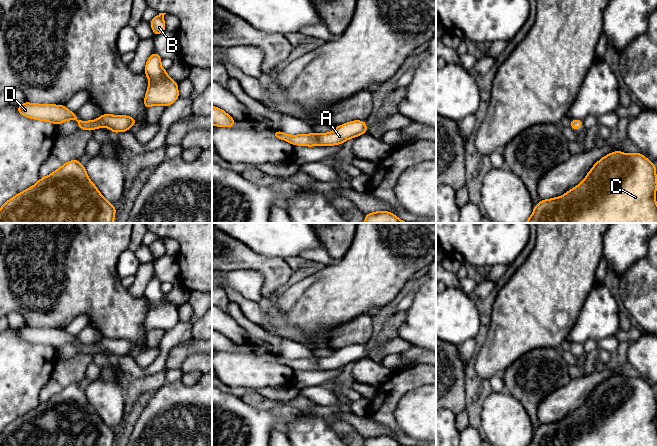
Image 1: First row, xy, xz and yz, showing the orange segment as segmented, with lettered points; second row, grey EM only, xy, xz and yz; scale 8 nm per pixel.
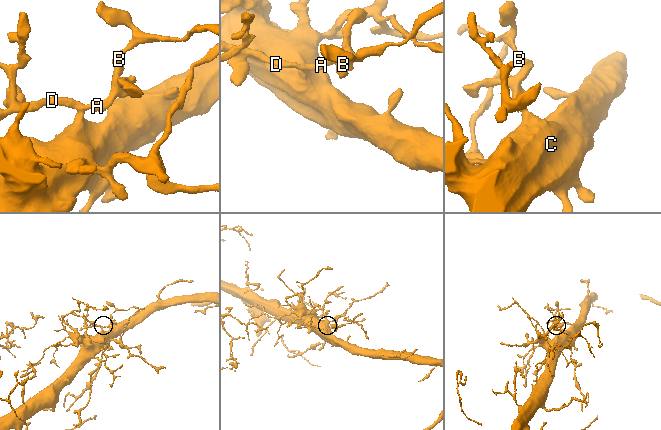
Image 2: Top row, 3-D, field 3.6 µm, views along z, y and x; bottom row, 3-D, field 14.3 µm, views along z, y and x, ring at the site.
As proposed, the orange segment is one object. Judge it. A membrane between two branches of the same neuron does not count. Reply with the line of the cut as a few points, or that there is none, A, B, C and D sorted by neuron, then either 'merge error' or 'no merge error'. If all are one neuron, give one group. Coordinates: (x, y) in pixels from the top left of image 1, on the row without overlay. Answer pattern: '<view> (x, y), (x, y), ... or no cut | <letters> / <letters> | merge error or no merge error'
no cut | A B C D | no merge error

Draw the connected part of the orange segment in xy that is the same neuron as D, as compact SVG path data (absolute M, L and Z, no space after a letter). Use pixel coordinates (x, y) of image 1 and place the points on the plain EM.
M24 326L17 331L17 335L31 343L48 345L59 349L66 344L76 344L79 353L92 355L101 351L108 351L112 357L129 355L130 351L137 347L135 342L125 339L102 338L97 344L80 345L76 338L68 334L64 329L35 328Z

